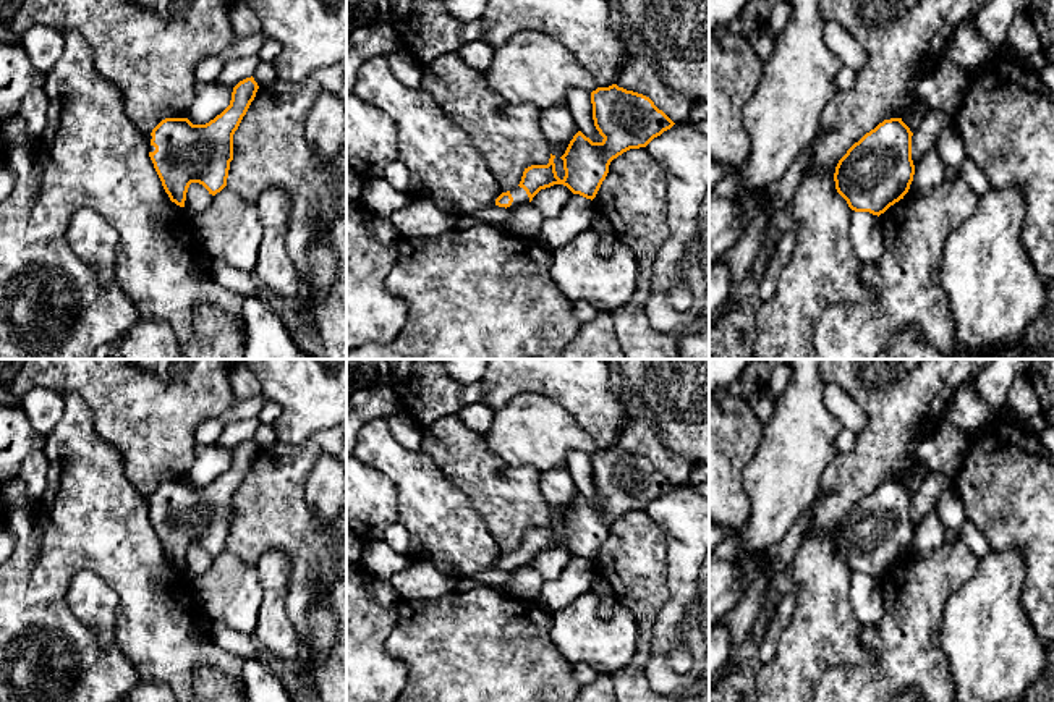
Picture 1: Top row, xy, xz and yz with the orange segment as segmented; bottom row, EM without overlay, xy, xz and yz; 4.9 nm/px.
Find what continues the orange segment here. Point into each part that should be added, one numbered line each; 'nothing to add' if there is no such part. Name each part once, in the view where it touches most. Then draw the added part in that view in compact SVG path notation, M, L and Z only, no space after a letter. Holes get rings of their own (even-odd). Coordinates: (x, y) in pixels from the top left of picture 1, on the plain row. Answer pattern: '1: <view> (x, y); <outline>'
1: xz (520, 560); M520 548L513 550L510 553L510 556L513 560L513 565L512 565L510 569L507 569L508 573L529 565L529 560L528 560L526 553L523 550L520 550Z

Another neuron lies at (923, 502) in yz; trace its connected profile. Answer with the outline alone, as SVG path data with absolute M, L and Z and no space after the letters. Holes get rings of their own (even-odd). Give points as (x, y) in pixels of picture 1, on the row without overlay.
M926 471L926 479L921 488L912 498L912 522L915 529L920 519L936 508L941 493L950 485L952 482L942 474Z

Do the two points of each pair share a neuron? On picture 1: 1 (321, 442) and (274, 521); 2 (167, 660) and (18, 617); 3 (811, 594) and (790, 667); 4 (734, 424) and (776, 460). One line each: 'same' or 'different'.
1: same
2: different
3: same
4: different

